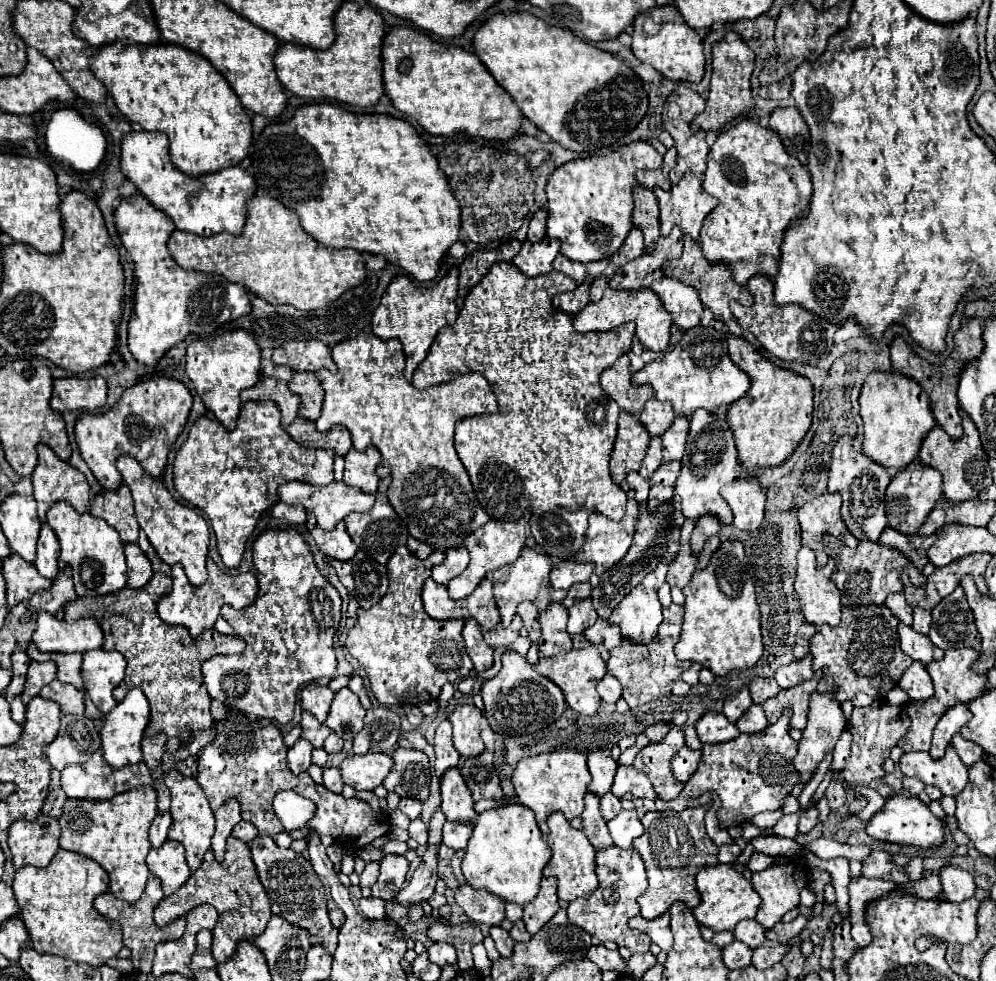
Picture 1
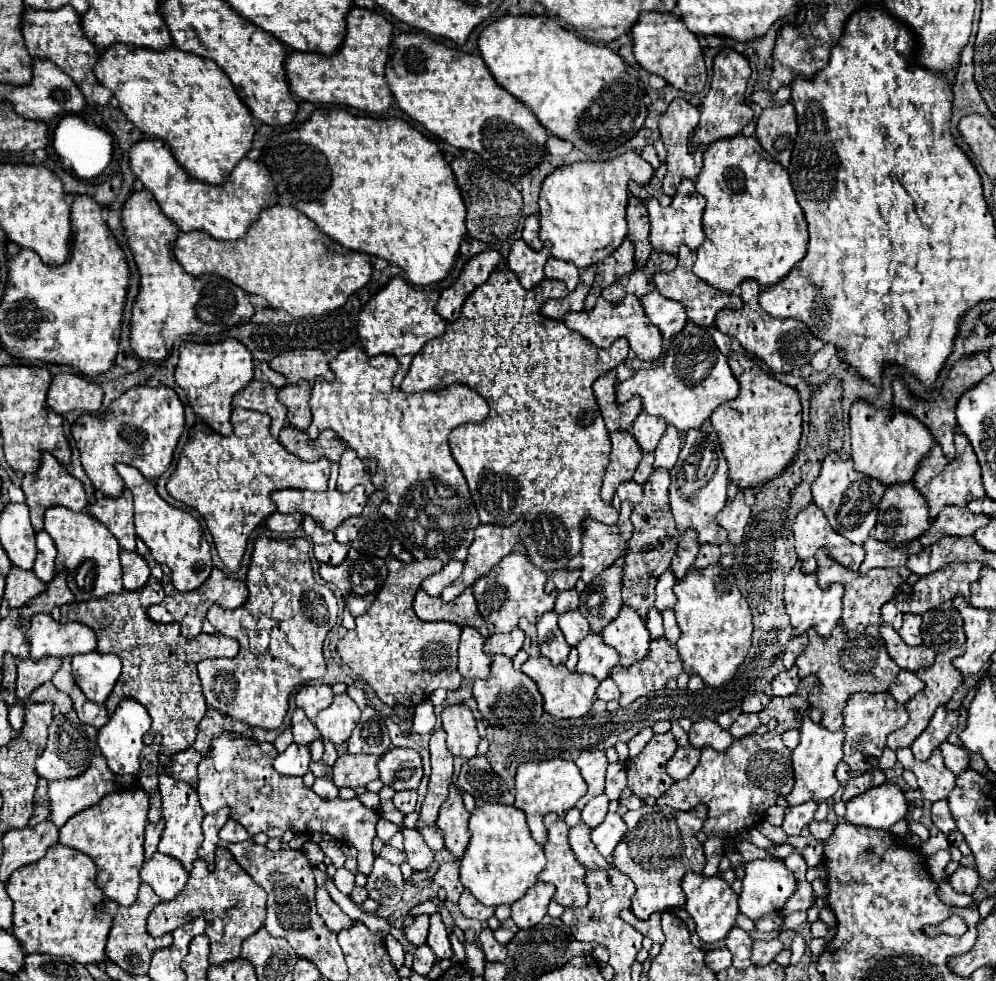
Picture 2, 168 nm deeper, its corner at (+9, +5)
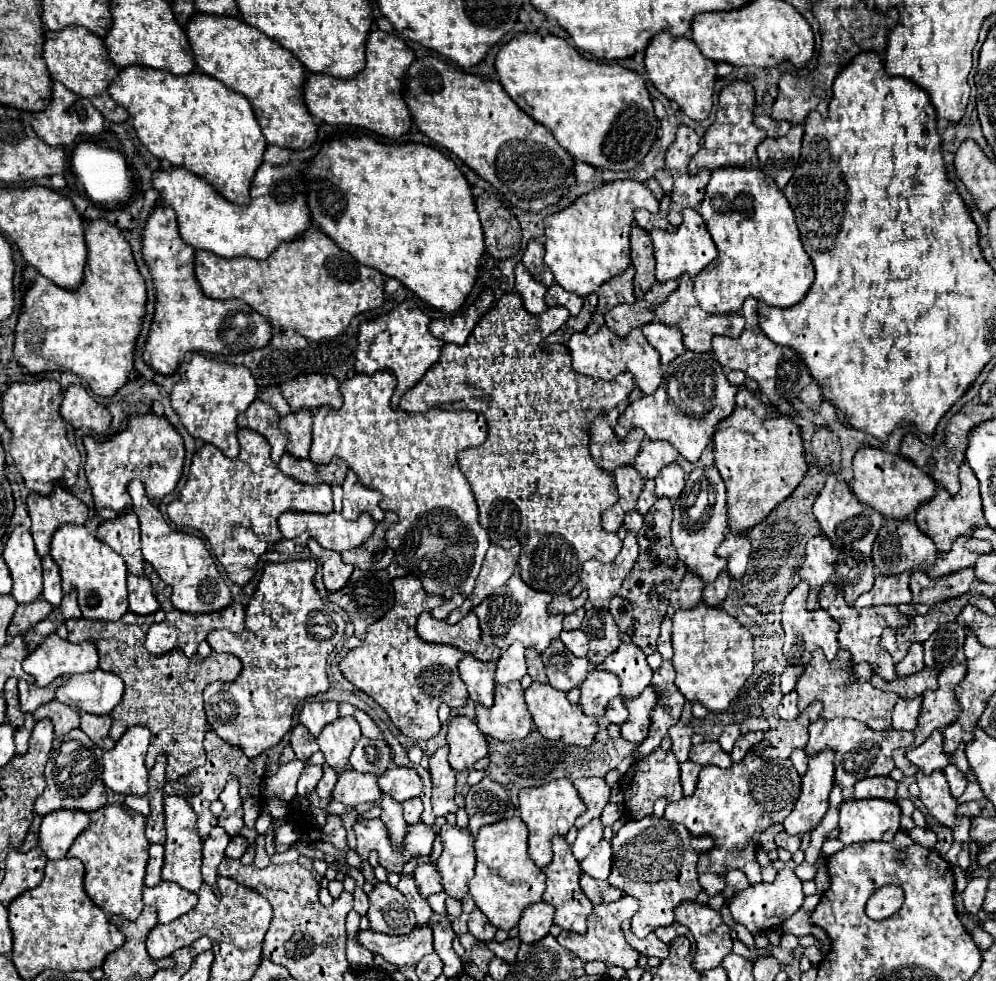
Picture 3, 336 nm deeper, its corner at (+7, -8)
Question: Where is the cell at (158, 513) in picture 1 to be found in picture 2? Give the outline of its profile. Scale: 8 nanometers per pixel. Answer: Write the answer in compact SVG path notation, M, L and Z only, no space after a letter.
M116 464L116 472L124 480L126 488L134 496L134 524L138 538L150 548L156 562L164 562L172 570L172 584L182 590L196 590L212 570L212 558L210 558L210 546L202 538L200 522L188 514L186 510L170 506L166 500L162 500L156 492L156 488L132 466Z

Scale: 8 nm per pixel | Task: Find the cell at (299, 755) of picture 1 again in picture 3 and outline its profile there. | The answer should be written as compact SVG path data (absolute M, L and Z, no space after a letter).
M306 765L298 779L298 795L306 797L310 791L314 791L318 781L322 779L322 773L322 765Z

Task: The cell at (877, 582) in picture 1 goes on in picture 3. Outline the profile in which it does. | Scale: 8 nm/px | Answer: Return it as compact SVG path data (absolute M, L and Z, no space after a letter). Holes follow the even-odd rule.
M820 593L820 605L822 609L826 609L834 621L840 625L840 633L838 633L838 643L842 649L850 651L852 655L852 665L858 665L862 661L870 663L872 667L872 673L874 675L880 675L882 679L886 681L892 681L896 679L896 665L892 661L892 657L880 649L880 635L886 627L892 627L892 629L898 629L898 627L904 627L906 625L906 619L900 617L900 611L898 607L894 605L882 605L882 607L868 607L868 609L854 609L854 607L848 607L844 605L842 599L836 599L836 593L830 593L824 597L824 593ZM834 609L834 611L832 611ZM836 609L844 609L844 611L836 611Z

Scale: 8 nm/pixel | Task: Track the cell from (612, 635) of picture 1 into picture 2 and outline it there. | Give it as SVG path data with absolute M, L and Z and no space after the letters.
M588 632L588 636L582 638L582 642L578 642L576 650L578 650L576 670L592 674L598 680L606 678L610 674L610 668L618 664L618 652L612 646L606 646L600 634Z

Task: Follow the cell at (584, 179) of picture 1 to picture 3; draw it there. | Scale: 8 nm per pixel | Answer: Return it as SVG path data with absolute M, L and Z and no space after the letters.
M614 181L576 199L568 209L544 219L546 255L544 263L554 273L554 281L566 291L586 297L608 279L624 273L630 265L630 229L634 209L646 209L652 215L660 211L656 197L638 181Z

